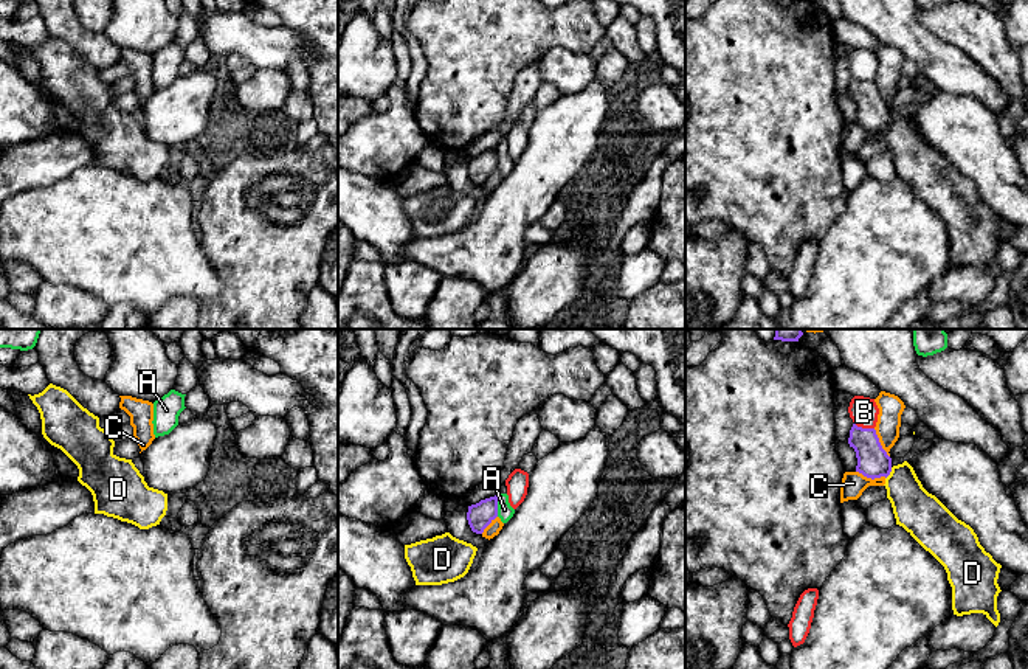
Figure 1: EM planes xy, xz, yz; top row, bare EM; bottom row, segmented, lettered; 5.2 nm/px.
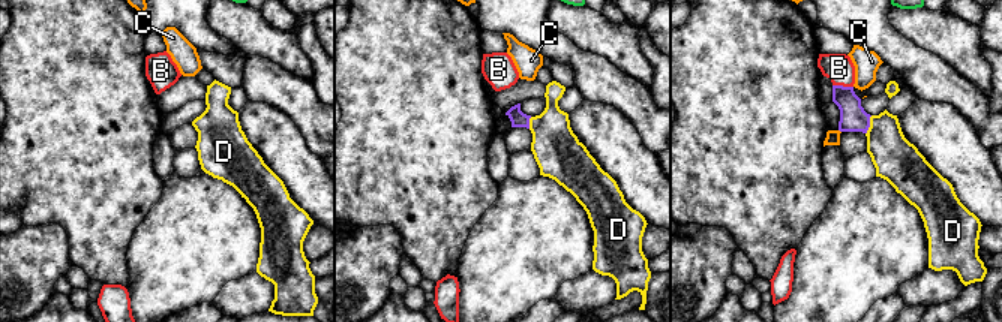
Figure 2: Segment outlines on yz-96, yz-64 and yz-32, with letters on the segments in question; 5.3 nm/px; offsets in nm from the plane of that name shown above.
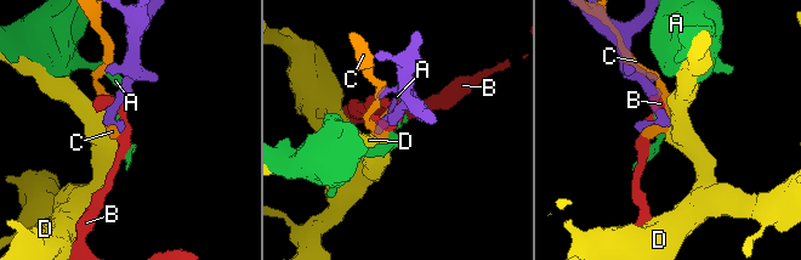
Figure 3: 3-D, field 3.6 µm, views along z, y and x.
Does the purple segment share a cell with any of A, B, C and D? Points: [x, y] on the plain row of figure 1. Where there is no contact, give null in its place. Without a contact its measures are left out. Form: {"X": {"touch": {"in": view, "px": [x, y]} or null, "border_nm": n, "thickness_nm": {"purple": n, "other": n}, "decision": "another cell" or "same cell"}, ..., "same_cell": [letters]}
{"A": {"touch": {"in": "xz", "px": [496, 159]}, "border_nm": 110, "thickness_nm": {"purple": 140, "other": 80}, "decision": "another cell"}, "B": {"touch": {"in": "yz", "px": [864, 81]}, "border_nm": 110, "thickness_nm": {"purple": 160, "other": 150}, "decision": "another cell"}, "C": {"touch": {"in": "yz", "px": [872, 131]}, "border_nm": 160, "thickness_nm": {"purple": 160, "other": 130}, "decision": "another cell"}, "D": {"touch": {"in": "yz", "px": [889, 126]}, "border_nm": 70, "thickness_nm": {"purple": 160, "other": 220}, "decision": "same cell"}, "same_cell": ["D"]}

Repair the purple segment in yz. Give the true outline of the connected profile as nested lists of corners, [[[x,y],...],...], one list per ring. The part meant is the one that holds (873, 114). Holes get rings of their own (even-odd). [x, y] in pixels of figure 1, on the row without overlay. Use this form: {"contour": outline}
{"contour": [[[853,76],[848,96],[856,104],[856,124],[871,132],[885,130],[896,177],[944,219],[952,239],[954,267],[983,265],[997,279],[1002,217],[985,203],[974,182],[923,140],[907,113],[892,116],[874,81]]]}

